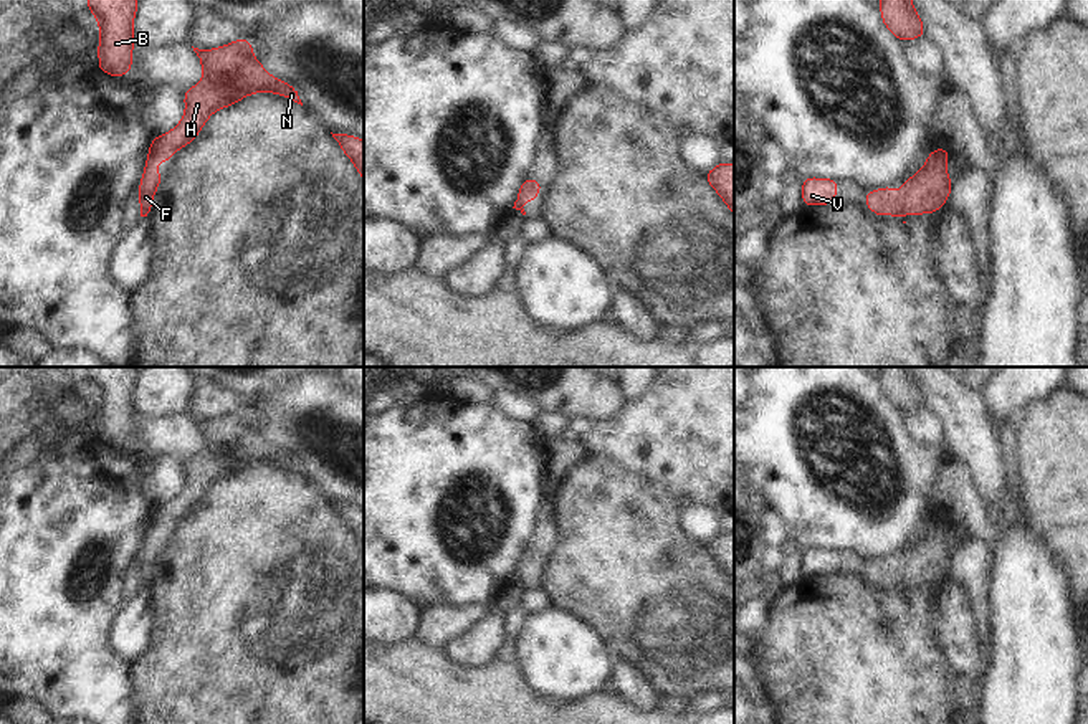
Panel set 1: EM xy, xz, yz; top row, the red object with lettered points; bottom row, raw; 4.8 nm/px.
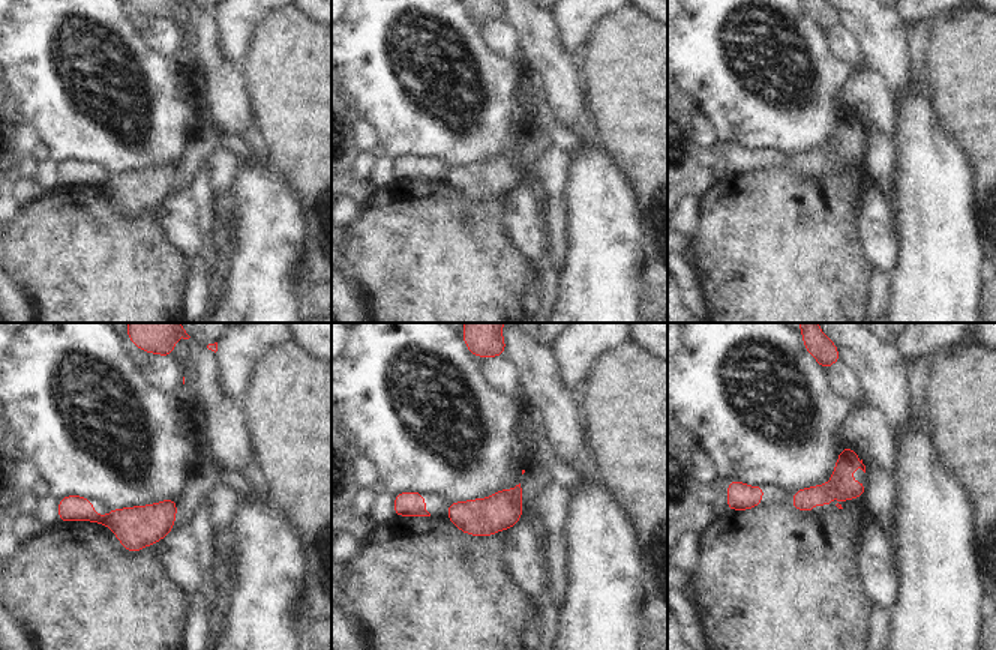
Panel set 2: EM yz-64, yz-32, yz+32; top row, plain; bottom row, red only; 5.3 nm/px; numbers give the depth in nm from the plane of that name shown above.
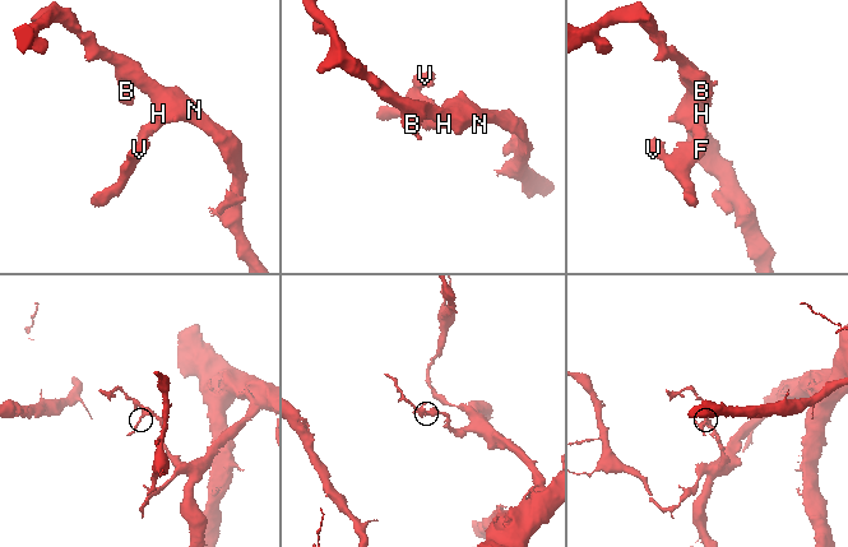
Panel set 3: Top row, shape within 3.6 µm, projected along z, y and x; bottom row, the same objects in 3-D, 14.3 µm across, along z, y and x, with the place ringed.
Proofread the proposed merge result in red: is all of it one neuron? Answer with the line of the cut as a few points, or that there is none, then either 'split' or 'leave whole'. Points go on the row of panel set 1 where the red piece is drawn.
cut none; leave whole

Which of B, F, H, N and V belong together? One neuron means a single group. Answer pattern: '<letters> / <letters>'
B F H N V

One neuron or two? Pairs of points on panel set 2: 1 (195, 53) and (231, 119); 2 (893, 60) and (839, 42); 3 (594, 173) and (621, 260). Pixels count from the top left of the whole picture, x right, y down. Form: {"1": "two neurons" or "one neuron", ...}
{"1": "one neuron", "2": "two neurons", "3": "one neuron"}

